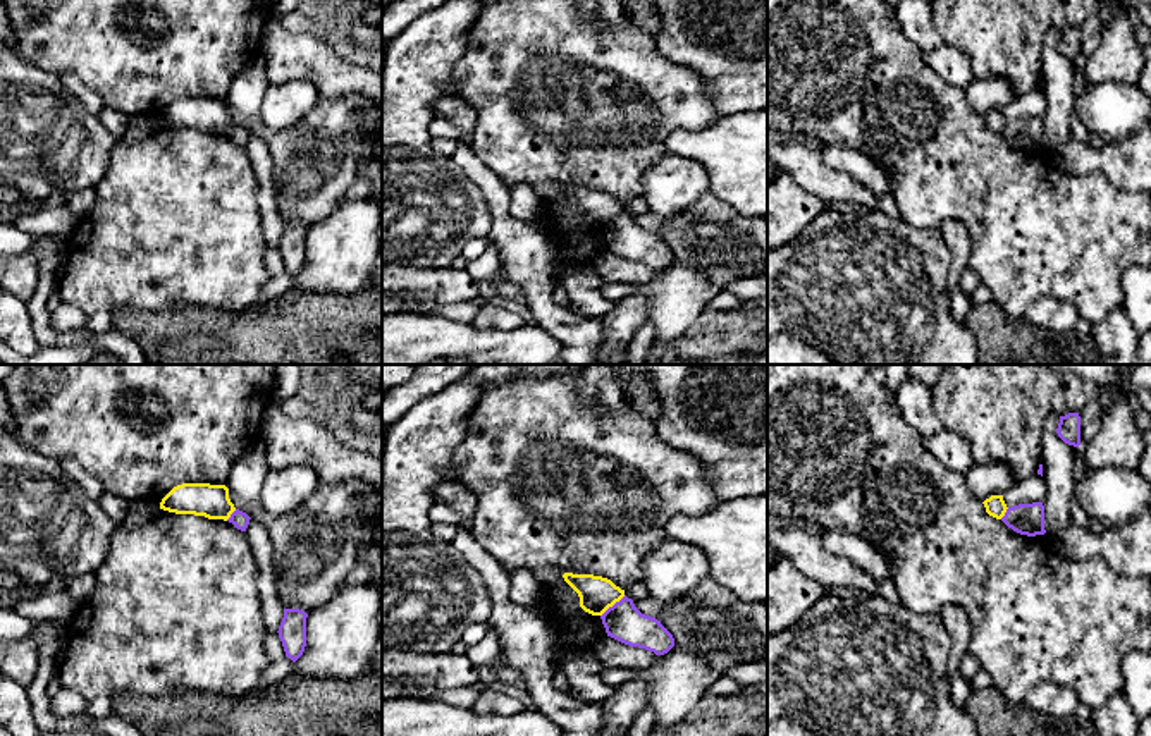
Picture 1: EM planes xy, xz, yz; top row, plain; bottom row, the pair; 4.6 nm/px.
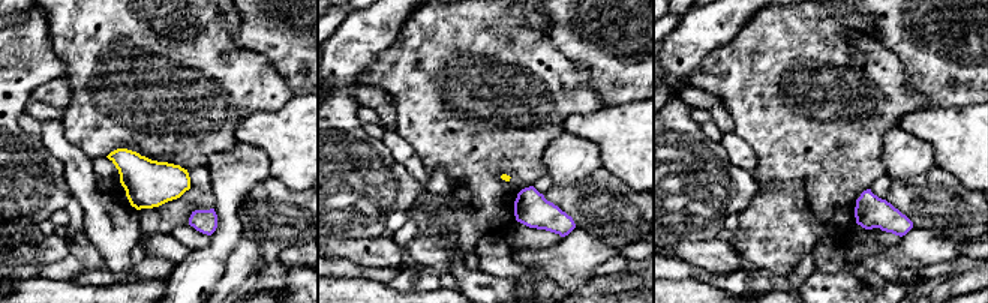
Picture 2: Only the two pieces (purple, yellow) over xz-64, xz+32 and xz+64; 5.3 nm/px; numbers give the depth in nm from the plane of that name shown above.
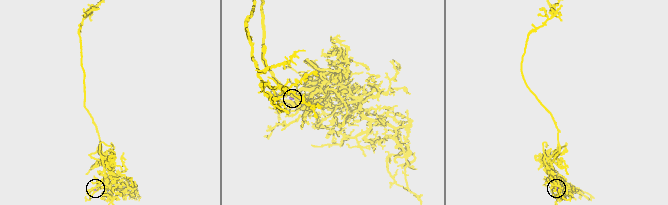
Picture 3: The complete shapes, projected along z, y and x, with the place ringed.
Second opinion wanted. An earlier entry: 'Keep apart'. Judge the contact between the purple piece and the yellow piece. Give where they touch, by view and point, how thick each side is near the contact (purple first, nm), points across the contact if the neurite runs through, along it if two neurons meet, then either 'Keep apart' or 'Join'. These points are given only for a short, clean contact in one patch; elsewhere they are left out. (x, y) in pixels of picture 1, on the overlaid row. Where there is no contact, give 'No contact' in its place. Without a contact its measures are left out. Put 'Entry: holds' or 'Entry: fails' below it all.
Touches purple at xz (615, 604). Thickness 180 nm (purple) against 170 nm. Boundary: xz (625, 595), (601, 616). Keep apart
Entry: holds

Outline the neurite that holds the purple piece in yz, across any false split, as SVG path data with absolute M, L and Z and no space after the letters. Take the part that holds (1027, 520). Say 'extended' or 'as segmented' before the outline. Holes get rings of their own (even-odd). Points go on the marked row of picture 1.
as segmented; M1043 502L1008 507L1001 521L1020 535L1036 537L1046 533Z

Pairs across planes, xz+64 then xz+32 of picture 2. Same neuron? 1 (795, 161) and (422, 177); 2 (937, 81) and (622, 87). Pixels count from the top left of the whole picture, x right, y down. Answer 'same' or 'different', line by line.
1: different
2: same

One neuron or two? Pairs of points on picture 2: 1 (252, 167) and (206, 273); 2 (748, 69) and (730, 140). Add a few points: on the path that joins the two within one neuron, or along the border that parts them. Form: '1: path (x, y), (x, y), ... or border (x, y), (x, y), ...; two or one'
1: path (230, 194), (228, 233), (221, 246); one
2: border (733, 132), (751, 147), (757, 158); two

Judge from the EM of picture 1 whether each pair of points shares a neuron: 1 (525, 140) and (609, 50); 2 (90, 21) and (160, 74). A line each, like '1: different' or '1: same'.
1: same
2: same

